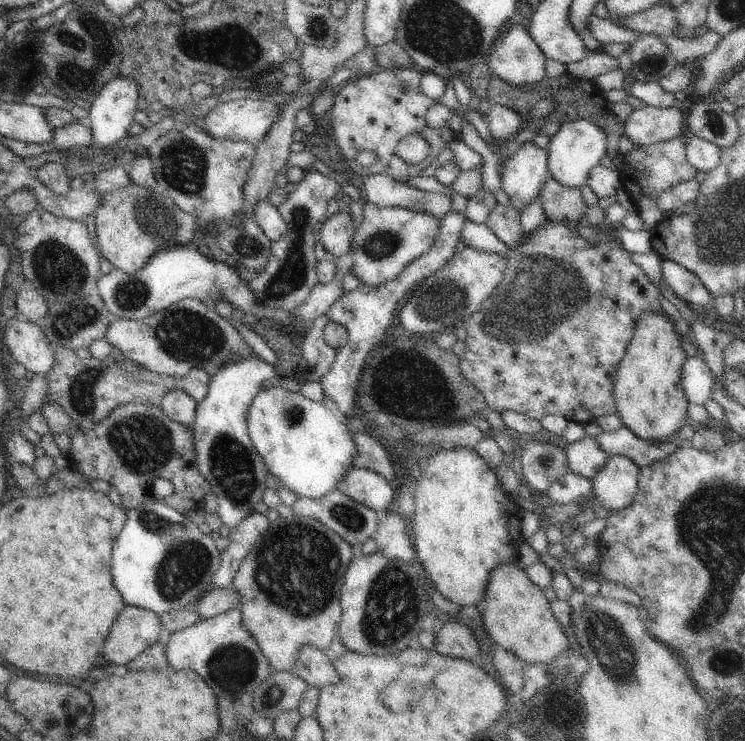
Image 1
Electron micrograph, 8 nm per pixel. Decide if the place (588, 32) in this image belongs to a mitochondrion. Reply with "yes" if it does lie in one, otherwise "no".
no

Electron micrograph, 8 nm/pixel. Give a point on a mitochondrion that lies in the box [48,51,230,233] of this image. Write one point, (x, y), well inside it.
(184, 164)

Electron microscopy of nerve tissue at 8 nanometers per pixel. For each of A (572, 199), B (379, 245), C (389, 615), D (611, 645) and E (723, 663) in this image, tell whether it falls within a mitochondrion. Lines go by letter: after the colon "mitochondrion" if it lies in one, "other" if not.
A: other
B: mitochondrion
C: mitochondrion
D: mitochondrion
E: mitochondrion

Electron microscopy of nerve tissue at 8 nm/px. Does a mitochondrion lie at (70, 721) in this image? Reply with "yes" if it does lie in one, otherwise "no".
no

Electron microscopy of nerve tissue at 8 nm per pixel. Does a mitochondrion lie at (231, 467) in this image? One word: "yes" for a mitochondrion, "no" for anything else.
yes

